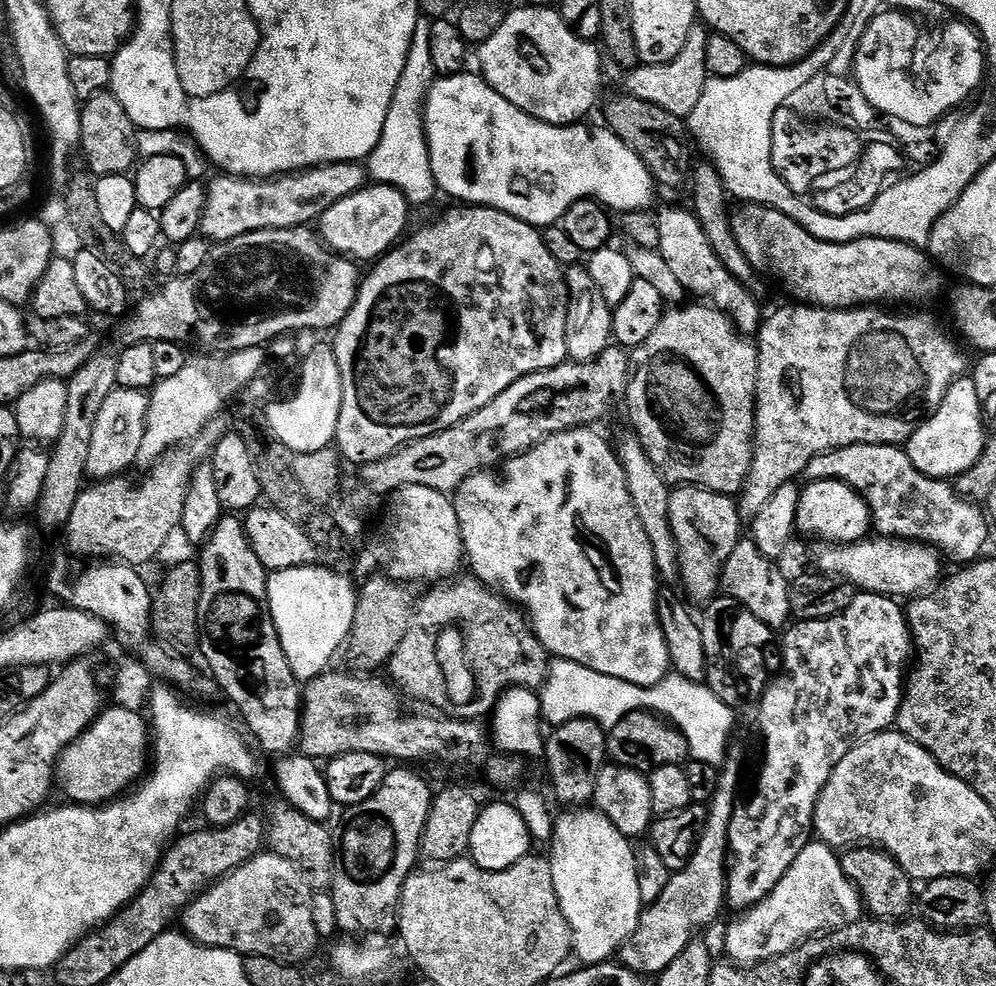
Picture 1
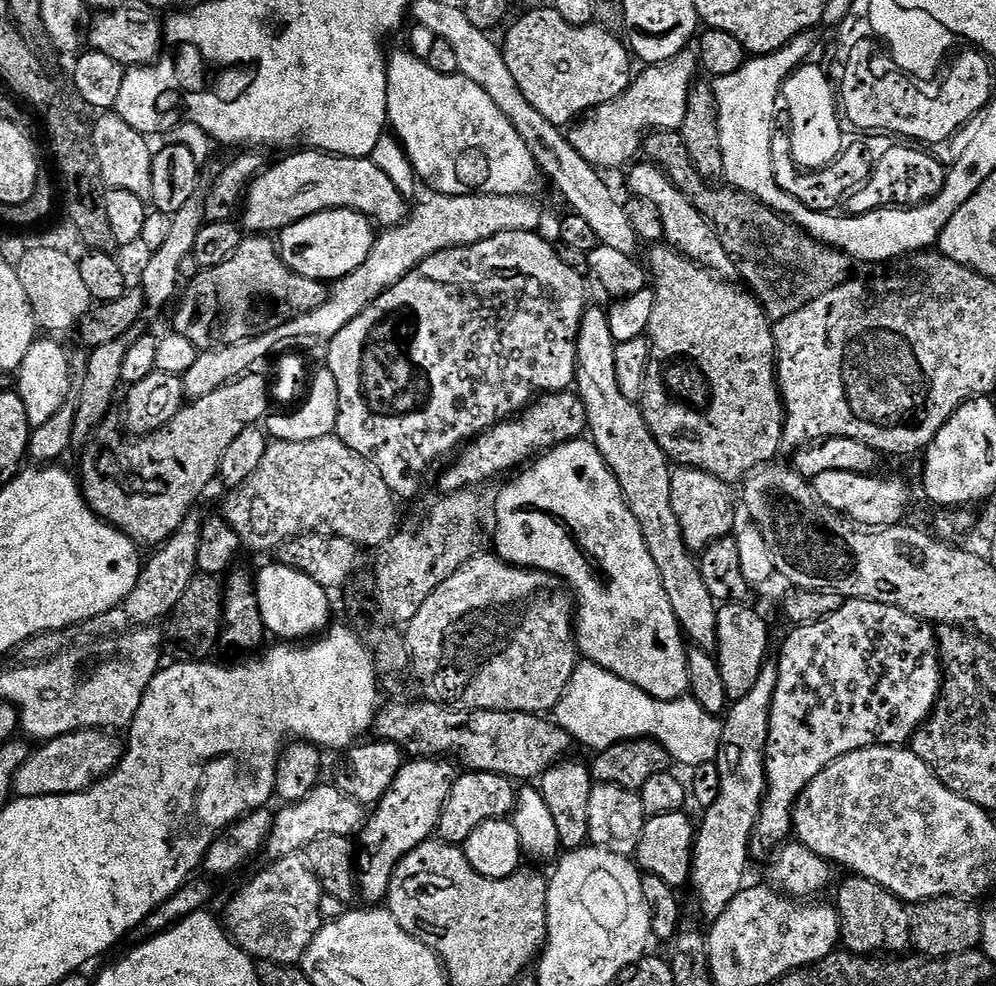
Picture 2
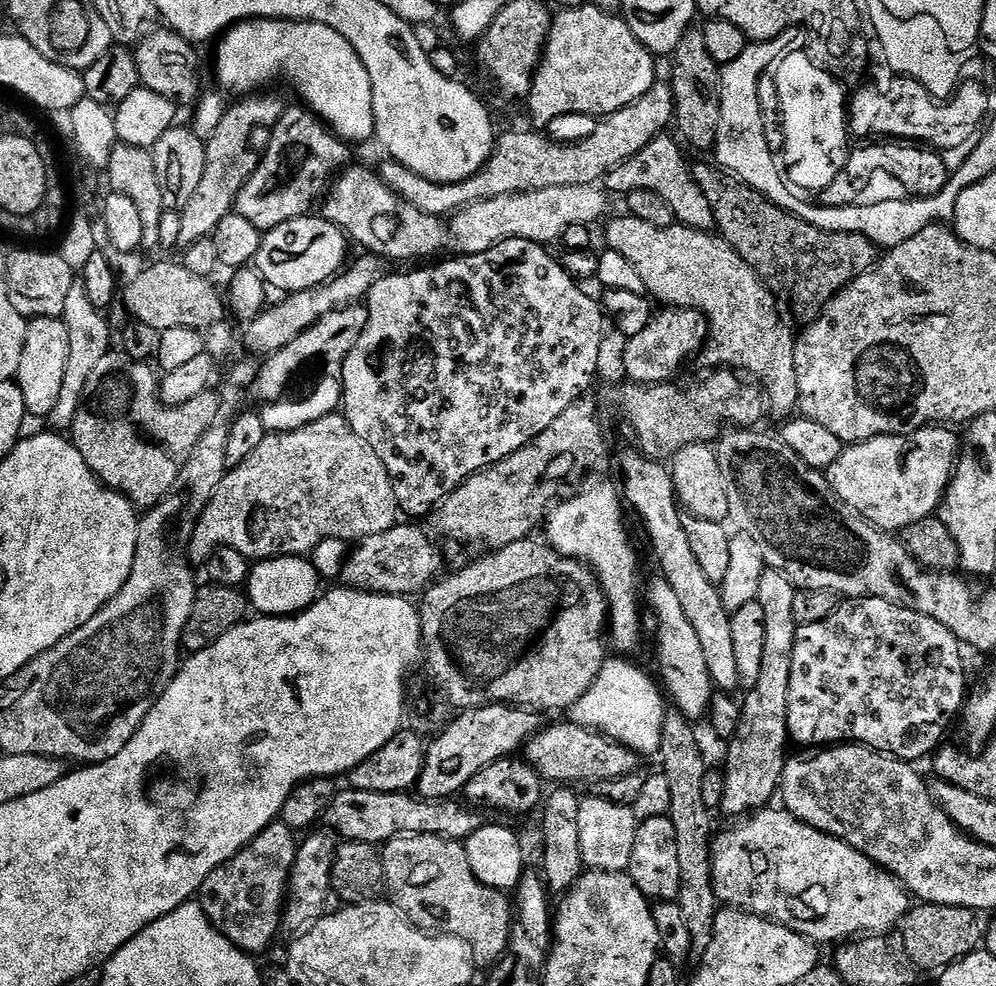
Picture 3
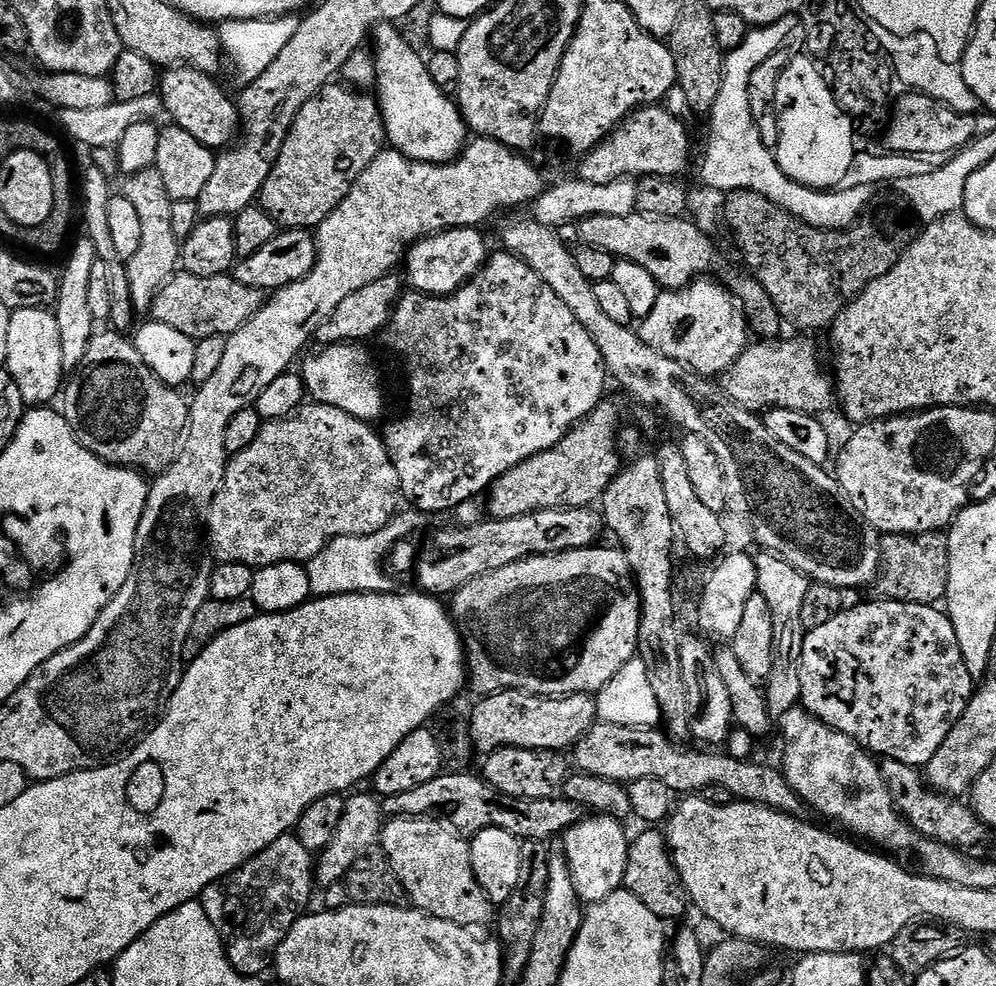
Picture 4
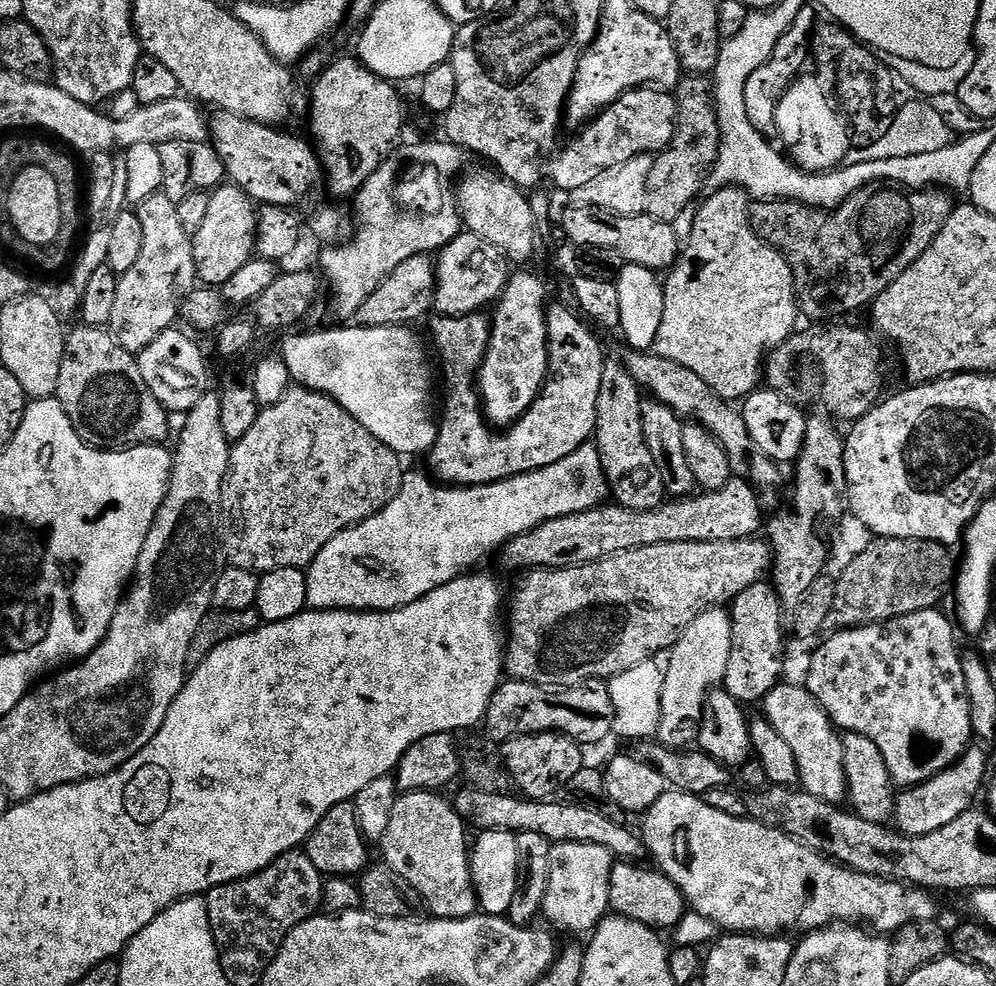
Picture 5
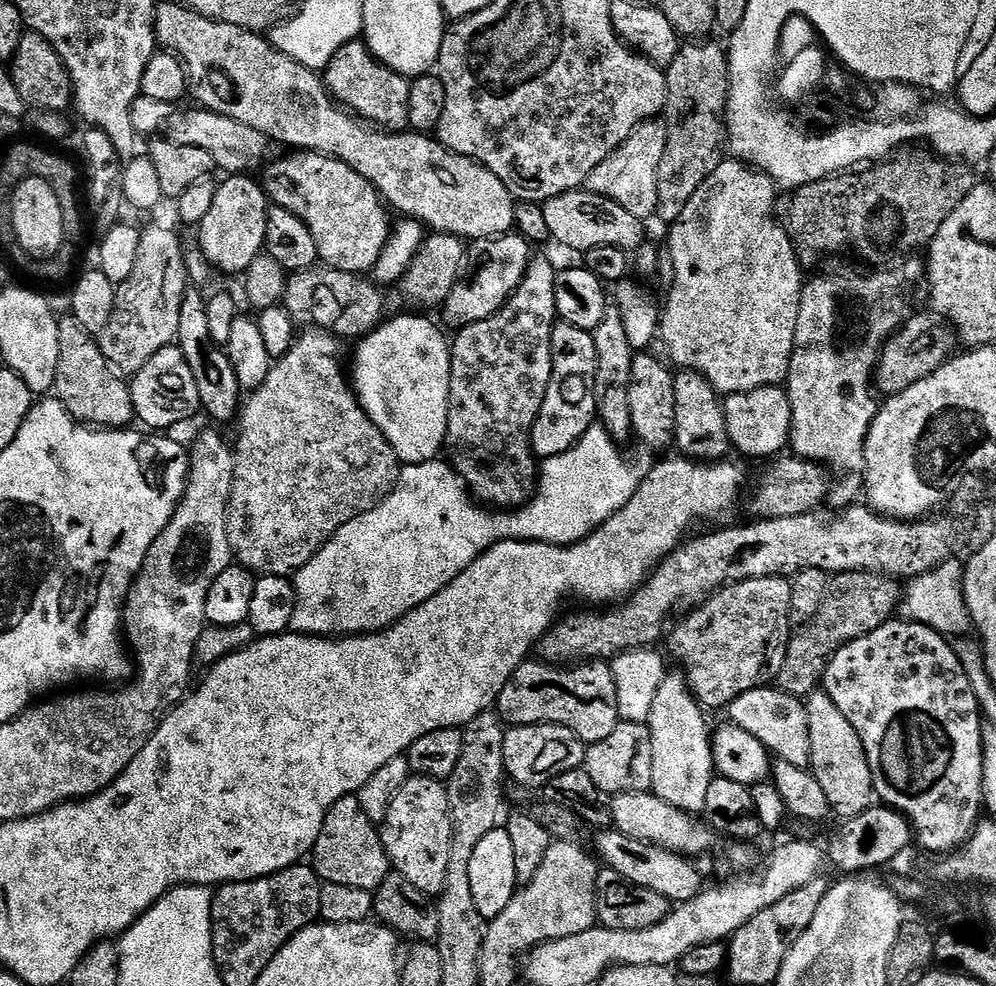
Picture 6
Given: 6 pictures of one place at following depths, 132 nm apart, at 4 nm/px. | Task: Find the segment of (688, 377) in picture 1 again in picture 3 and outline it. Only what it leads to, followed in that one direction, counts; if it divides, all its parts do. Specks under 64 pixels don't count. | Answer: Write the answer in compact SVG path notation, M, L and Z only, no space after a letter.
M623 215L614 217L612 221L609 219L603 225L607 251L622 254L622 258L638 270L645 293L653 301L661 300L664 303L661 305L668 308L692 308L700 312L707 325L707 339L702 349L707 367L712 370L735 370L755 378L766 397L770 416L779 422L787 421L798 404L794 332L791 332L793 329L786 323L776 299L772 297L772 291L760 281L760 275L719 234L699 228L685 228L675 222L669 228L659 228L650 226L650 222L642 222L642 218Z

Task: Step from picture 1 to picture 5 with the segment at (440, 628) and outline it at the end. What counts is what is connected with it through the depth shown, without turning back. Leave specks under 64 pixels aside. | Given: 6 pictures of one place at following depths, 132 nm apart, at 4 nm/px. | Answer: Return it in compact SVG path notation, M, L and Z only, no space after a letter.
M749 538L746 540L727 540L726 542L670 542L669 544L655 544L642 546L634 550L626 550L618 554L610 554L598 562L590 562L573 568L546 568L532 570L516 588L512 601L506 604L506 651L504 653L504 672L511 679L537 684L543 688L573 688L576 684L585 684L588 680L603 680L622 674L642 662L659 657L667 653L675 644L677 636L684 627L695 618L698 613L719 605L720 600L731 601L742 590L761 583L769 575L772 566L772 550L764 538Z

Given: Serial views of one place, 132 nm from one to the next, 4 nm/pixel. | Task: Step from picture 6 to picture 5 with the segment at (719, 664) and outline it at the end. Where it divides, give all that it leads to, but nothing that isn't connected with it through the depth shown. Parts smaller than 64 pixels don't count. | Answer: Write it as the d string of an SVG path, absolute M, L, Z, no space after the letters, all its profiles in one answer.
M761 582L742 590L731 601L730 615L732 618L732 649L728 658L728 665L722 681L722 687L730 693L742 706L748 704L759 705L770 690L774 690L776 685L781 683L784 672L784 628L786 632L786 620L780 617L782 605L775 588L771 583Z

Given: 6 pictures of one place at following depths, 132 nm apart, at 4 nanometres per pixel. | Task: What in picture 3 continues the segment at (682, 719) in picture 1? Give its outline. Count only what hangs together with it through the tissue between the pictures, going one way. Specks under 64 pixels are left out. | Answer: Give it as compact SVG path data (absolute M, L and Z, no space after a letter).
M605 659L598 678L594 678L594 686L590 686L590 690L586 690L586 694L574 702L570 710L571 723L601 732L611 740L625 744L641 757L655 757L660 751L662 722L666 711L661 685L653 677L652 681L642 669L635 668L628 661L631 659L616 659L620 660Z

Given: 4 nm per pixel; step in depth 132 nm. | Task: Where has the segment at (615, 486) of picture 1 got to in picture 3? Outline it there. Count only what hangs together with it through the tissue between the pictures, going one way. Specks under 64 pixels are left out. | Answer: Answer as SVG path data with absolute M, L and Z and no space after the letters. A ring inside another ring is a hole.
M592 484L589 488L581 487L580 493L569 495L561 499L549 511L546 517L548 526L547 543L552 549L566 558L576 560L580 564L592 570L592 573L600 581L604 595L608 597L608 618L610 621L610 644L617 648L617 653L632 654L640 644L640 560L632 549L632 540L624 529L624 512L622 496L612 484ZM656 578L652 584L652 608L656 611L656 664L660 667L659 683L667 699L676 703L673 704L675 711L690 721L703 721L714 695L710 670L706 670L706 654L702 654L702 646L698 642L698 634L694 634L694 626L690 626L686 614L682 614L682 606L674 595L674 590L670 590L663 578Z

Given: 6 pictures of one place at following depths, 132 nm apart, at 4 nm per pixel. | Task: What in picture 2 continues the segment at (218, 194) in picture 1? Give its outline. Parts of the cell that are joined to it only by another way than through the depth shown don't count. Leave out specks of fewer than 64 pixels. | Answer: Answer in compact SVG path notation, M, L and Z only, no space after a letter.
M296 150L285 160L280 160L277 164L269 163L263 172L259 172L248 190L244 194L242 205L242 228L248 234L279 234L284 228L300 219L310 218L322 211L330 211L335 208L345 208L346 210L360 211L366 215L376 226L381 229L393 228L395 224L401 224L409 214L410 204L403 194L390 182L390 178L371 158L363 156L335 156L333 152L318 152L315 150Z

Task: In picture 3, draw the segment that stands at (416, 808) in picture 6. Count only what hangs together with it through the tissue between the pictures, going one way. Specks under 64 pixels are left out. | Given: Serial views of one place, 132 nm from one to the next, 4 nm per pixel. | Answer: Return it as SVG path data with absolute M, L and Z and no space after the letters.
M400 836L383 845L382 855L386 896L397 912L401 912L411 924L423 928L429 934L462 938L470 946L477 965L491 966L499 960L508 949L514 904L505 893L486 886L476 877L474 870L470 870L470 862L461 841L448 840L445 836Z

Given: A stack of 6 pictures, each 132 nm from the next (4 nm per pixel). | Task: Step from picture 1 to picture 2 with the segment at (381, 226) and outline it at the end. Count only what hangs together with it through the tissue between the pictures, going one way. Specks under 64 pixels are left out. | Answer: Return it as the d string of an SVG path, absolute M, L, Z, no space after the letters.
M335 208L300 219L278 234L277 247L288 268L303 277L335 282L362 266L377 238L375 225L360 211Z

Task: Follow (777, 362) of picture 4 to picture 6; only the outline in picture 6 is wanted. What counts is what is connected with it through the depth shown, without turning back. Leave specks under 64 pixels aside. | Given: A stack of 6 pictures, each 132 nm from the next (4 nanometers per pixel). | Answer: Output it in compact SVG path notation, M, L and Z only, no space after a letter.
M925 310L924 313L913 314L896 333L884 344L880 351L880 361L874 369L874 387L881 397L897 396L902 390L910 390L914 382L922 382L922 378L930 378L953 355L957 347L958 337L949 321L944 317Z

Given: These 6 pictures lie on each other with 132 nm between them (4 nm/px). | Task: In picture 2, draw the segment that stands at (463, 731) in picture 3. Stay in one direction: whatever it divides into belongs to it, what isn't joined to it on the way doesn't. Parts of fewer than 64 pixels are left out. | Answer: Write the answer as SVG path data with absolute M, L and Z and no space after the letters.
M412 758L400 767L398 778L394 778L390 790L386 790L383 798L371 809L370 815L364 821L363 828L358 833L356 882L359 899L361 901L364 899L365 905L383 905L388 899L390 878L394 874L398 862L402 862L402 858L406 858L406 854L410 854L410 850L433 839L438 822L442 818L442 806L446 802L446 798L450 798L450 790L454 786L457 775L457 765L448 758Z

